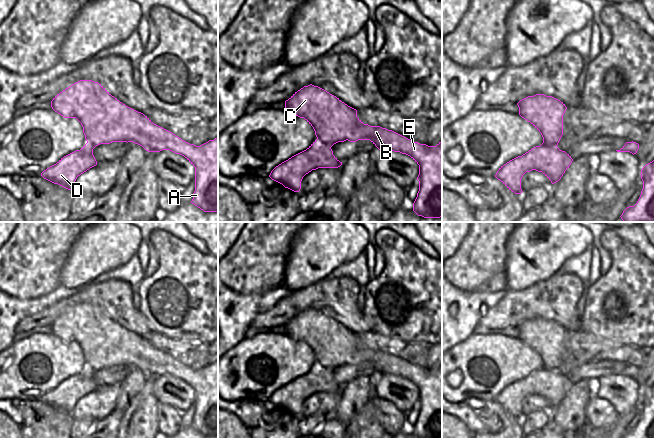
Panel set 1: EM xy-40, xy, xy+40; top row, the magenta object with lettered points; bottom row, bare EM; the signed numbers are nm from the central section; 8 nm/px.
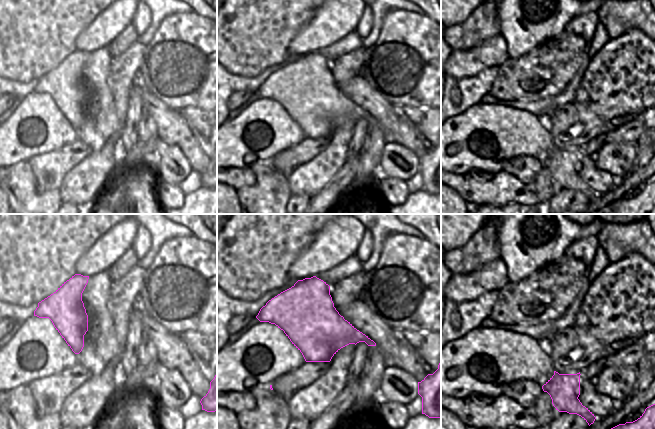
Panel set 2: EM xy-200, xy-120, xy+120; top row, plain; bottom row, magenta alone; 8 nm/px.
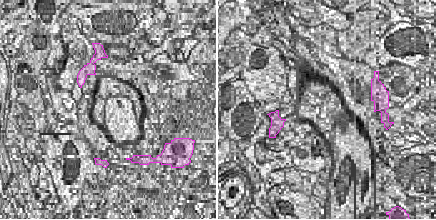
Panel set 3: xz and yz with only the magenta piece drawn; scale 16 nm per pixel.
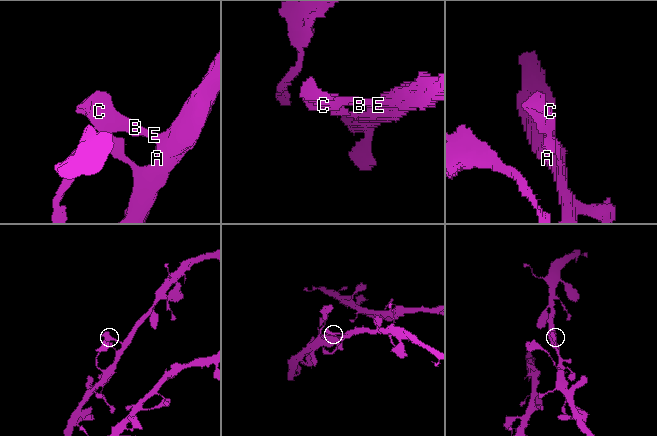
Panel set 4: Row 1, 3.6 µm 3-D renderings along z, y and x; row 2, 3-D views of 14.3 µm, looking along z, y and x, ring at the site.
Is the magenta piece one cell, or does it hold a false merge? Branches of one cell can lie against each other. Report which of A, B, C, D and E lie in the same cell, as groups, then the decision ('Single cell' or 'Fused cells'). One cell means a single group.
Groups: A B C D E. Single cell.

